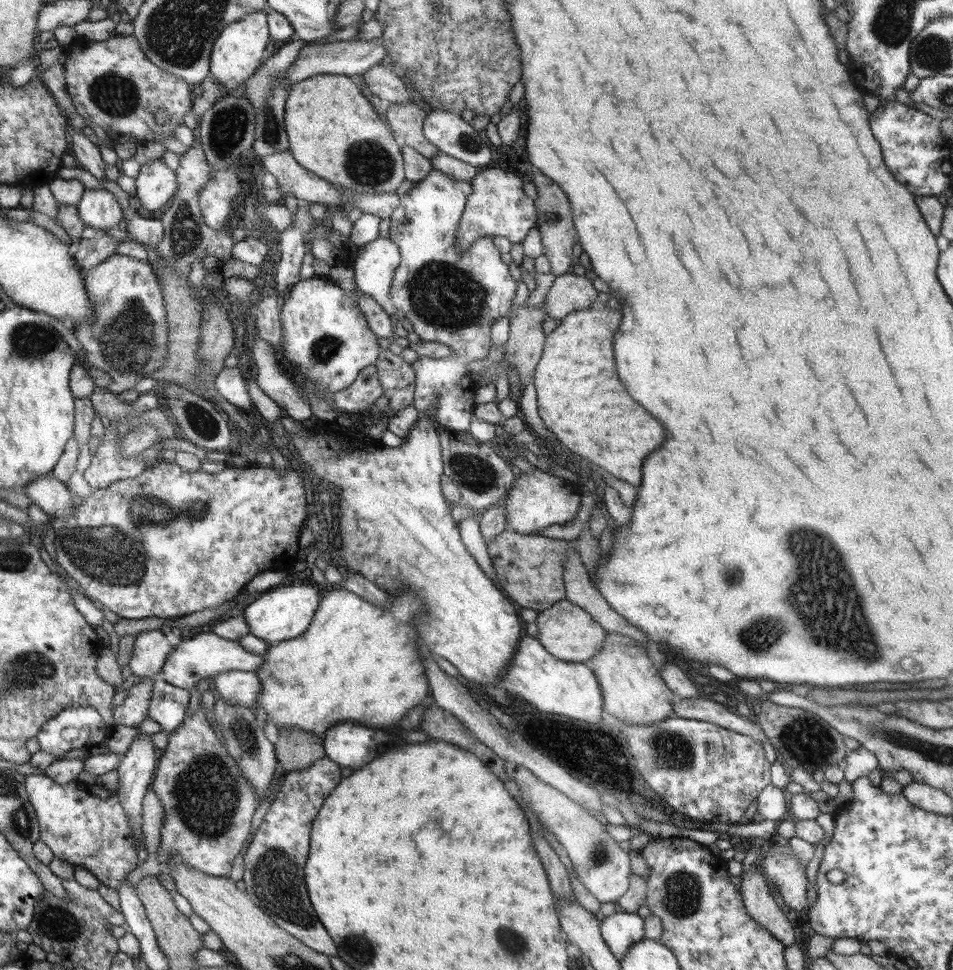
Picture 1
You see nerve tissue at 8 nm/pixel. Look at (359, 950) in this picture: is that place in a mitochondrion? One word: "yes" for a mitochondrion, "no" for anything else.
yes

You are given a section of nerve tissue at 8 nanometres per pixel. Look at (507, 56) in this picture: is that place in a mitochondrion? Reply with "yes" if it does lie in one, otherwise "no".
no

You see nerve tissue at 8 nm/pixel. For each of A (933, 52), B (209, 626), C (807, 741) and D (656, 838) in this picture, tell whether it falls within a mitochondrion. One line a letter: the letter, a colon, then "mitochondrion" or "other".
A: mitochondrion
B: other
C: mitochondrion
D: other

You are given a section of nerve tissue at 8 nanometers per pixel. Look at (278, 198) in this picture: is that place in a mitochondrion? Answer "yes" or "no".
no

